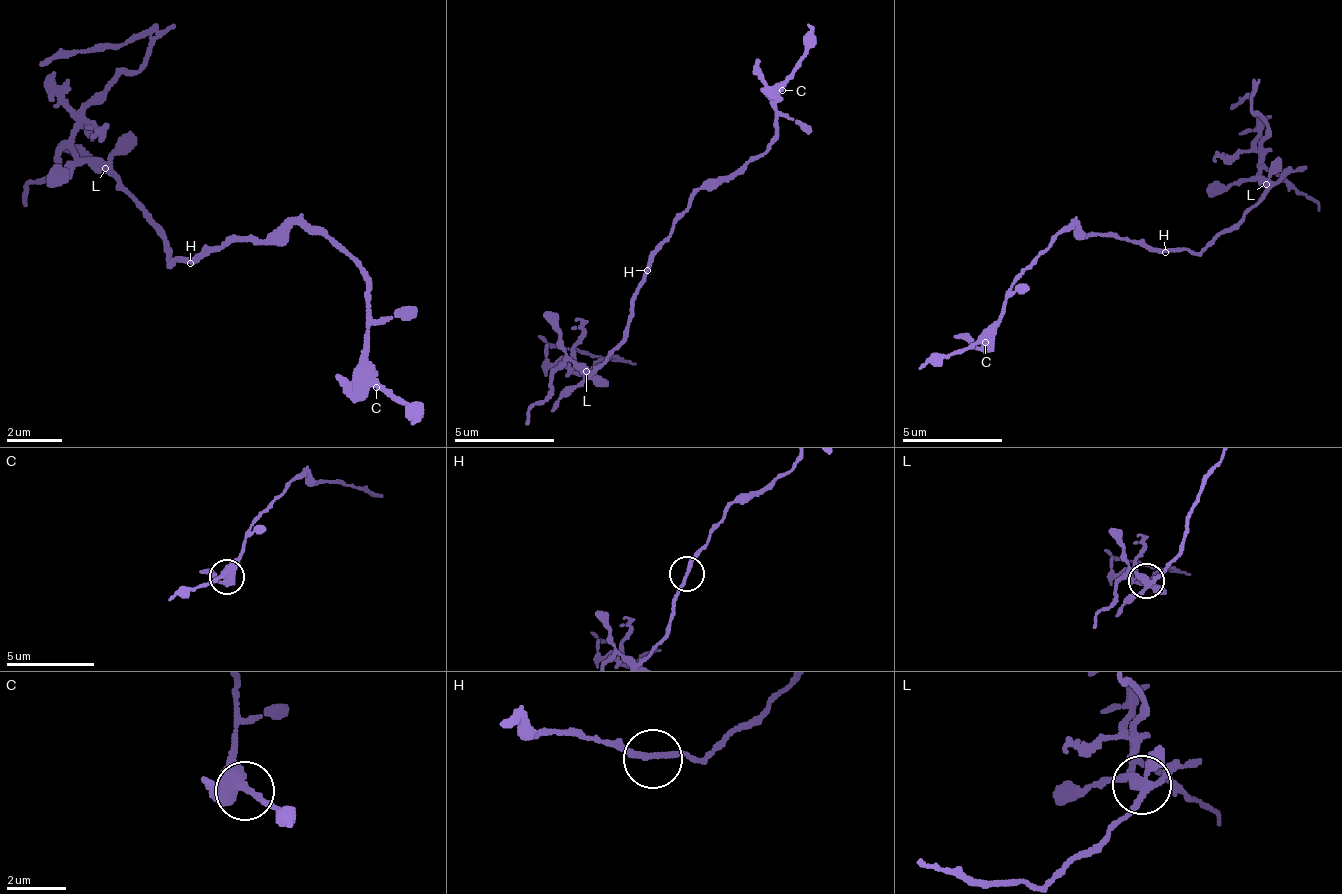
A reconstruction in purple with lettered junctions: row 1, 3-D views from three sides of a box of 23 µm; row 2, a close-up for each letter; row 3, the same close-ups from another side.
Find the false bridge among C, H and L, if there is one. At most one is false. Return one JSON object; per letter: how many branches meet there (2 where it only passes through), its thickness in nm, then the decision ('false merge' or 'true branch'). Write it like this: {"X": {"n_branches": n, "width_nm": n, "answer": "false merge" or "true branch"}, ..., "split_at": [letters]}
{"C": {"n_branches": 4, "width_nm": 360, "answer": "true branch"}, "H": {"n_branches": 2, "width_nm": 200, "answer": "true branch"}, "L": {"n_branches": 4, "width_nm": 300, "answer": "false merge"}, "split_at": ["L"]}

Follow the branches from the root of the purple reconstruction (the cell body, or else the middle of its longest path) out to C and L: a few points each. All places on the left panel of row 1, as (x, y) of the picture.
C: (190, 256), (204, 256), (224, 242), (259, 242), (293, 229), (321, 229), (369, 284), (369, 380), (376, 387)
L: (190, 256), (176, 256), (169, 263), (169, 249), (162, 242), (162, 229), (121, 187), (121, 180), (107, 167)

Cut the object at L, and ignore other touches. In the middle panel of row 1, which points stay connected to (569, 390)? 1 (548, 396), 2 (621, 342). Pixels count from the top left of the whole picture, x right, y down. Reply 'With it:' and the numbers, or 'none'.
With it: 2

